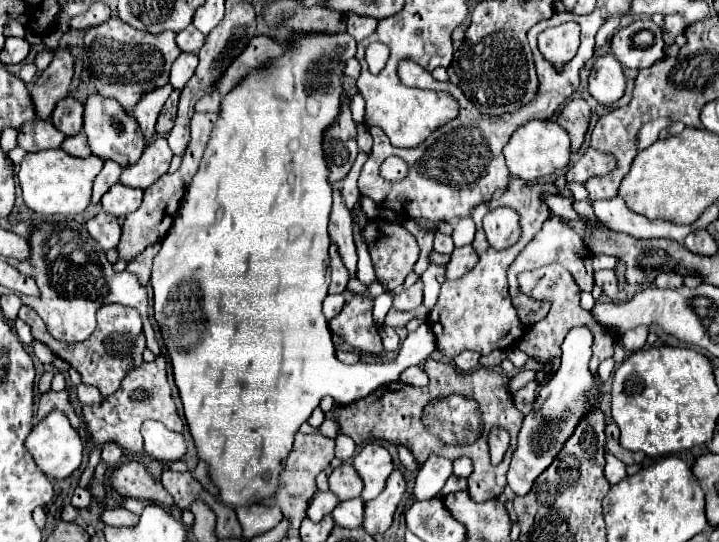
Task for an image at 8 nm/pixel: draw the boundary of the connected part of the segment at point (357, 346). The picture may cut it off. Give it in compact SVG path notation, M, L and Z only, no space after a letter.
M355 295L345 303L343 311L329 321L329 327L333 333L343 337L355 351L381 353L383 345L371 311L373 299L369 295Z

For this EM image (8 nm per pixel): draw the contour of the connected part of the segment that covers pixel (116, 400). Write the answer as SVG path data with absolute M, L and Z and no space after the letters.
M157 357L151 363L143 363L139 369L131 371L121 387L117 389L117 393L113 393L111 397L105 397L105 401L101 405L93 405L93 407L83 407L83 417L87 423L87 433L91 437L91 445L99 443L105 445L109 441L121 445L123 449L127 449L129 453L143 453L143 439L141 439L141 423L147 419L155 419L165 423L167 429L173 429L177 433L181 433L185 429L185 423L177 411L177 405L173 401L173 393L167 381L167 363L165 357Z

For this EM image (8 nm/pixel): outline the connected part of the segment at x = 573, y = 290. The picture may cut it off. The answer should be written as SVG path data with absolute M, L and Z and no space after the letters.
M547 265L547 267L541 267L541 269L535 269L535 271L529 271L529 273L523 273L519 277L519 283L521 283L521 289L535 297L535 299L547 299L551 301L551 311L547 313L547 317L539 323L533 325L533 329L525 331L523 337L517 341L517 347L521 351L525 351L529 357L537 359L537 361L543 361L543 363L549 363L553 357L561 355L561 343L565 339L565 335L569 333L571 327L577 327L577 325L587 325L593 335L595 335L595 343L593 343L593 357L591 357L591 371L595 373L599 363L607 357L613 357L613 343L615 343L615 333L613 329L607 329L603 325L599 325L593 315L585 309L579 307L579 287L575 285L571 273L567 269L563 269L561 265Z

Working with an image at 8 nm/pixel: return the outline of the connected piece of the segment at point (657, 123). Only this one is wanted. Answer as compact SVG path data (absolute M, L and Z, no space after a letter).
M655 119L649 121L647 125L641 127L641 131L637 133L637 153L643 151L645 147L649 147L653 141L657 141L657 135L661 129L665 129L669 125L669 119Z

